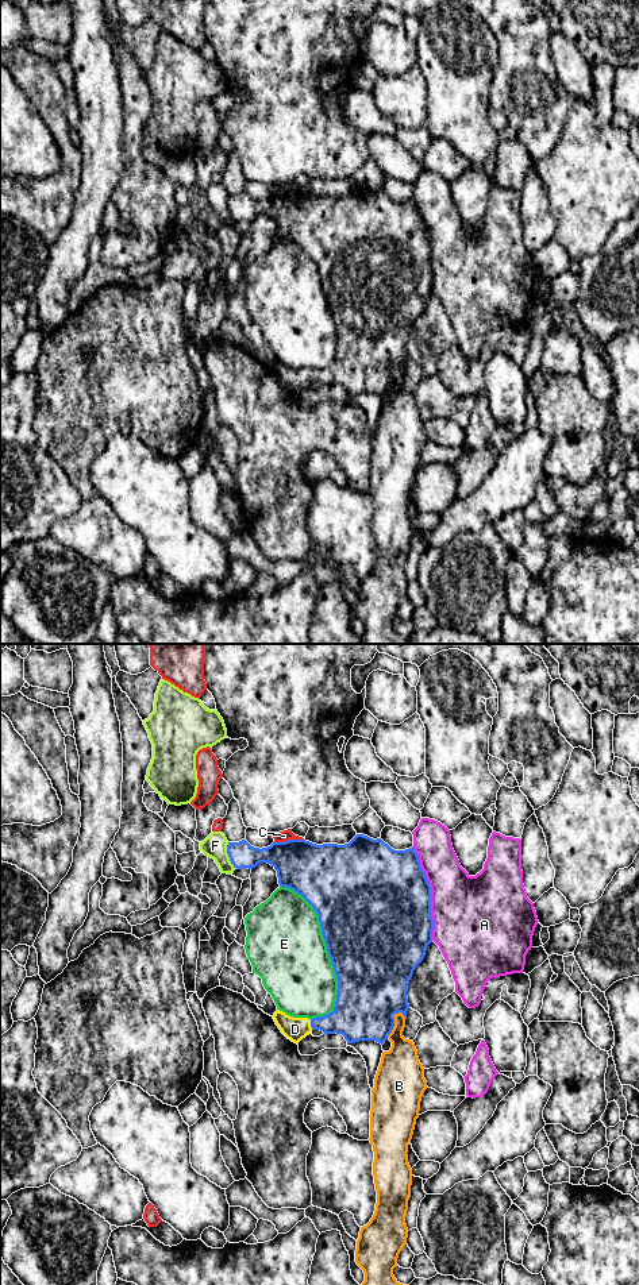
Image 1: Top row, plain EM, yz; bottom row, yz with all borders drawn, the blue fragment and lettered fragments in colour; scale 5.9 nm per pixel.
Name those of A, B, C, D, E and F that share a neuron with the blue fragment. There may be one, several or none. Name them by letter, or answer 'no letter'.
D

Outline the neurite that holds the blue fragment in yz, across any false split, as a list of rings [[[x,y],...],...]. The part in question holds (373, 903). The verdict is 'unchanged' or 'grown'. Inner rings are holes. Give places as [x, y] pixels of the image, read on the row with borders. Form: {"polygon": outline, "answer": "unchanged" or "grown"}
{"polygon": [[[357,834],[344,845],[316,845],[305,840],[289,840],[273,842],[262,849],[242,840],[228,842],[227,854],[236,869],[253,869],[259,863],[270,864],[277,871],[280,887],[290,888],[301,895],[319,917],[328,957],[338,980],[335,1007],[332,1012],[313,1019],[293,1018],[277,1010],[273,1019],[281,1033],[295,1043],[309,1035],[312,1030],[320,1030],[324,1034],[342,1034],[347,1045],[359,1041],[376,1041],[382,1045],[394,1027],[393,1015],[401,1012],[407,1018],[409,980],[423,961],[427,946],[432,942],[431,885],[415,848],[394,850],[381,838],[373,840]]], "answer": "grown"}

